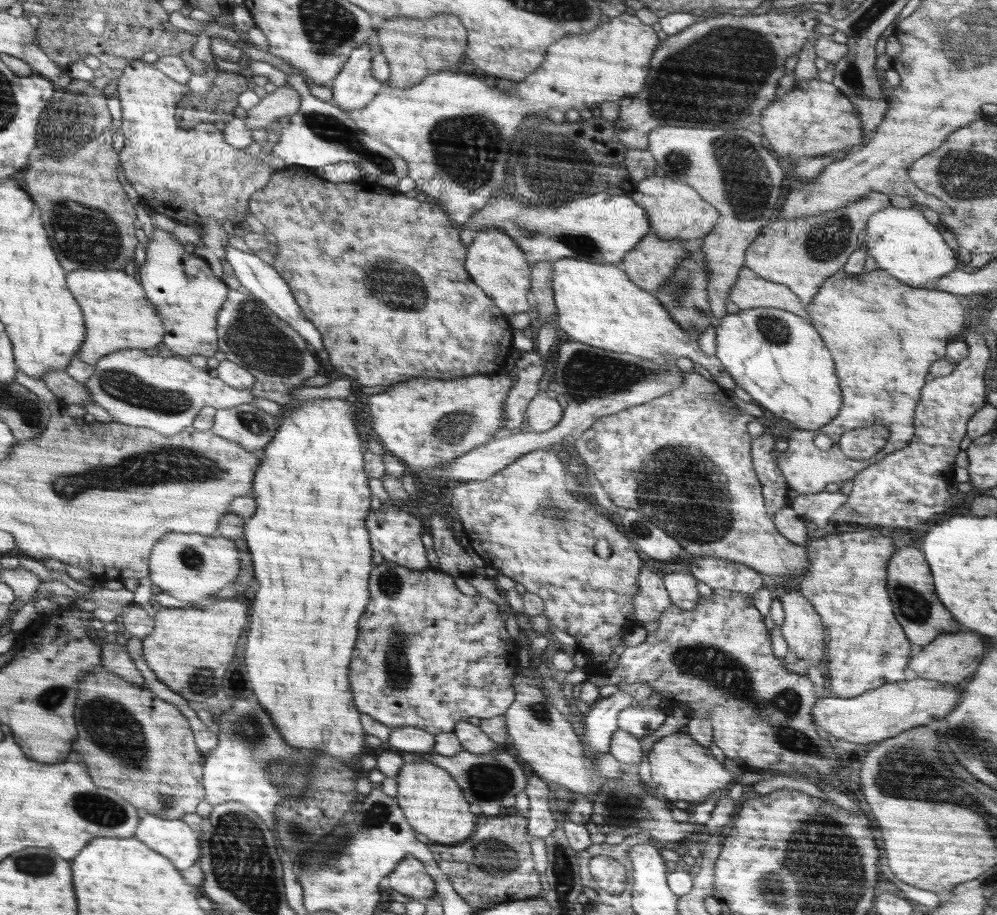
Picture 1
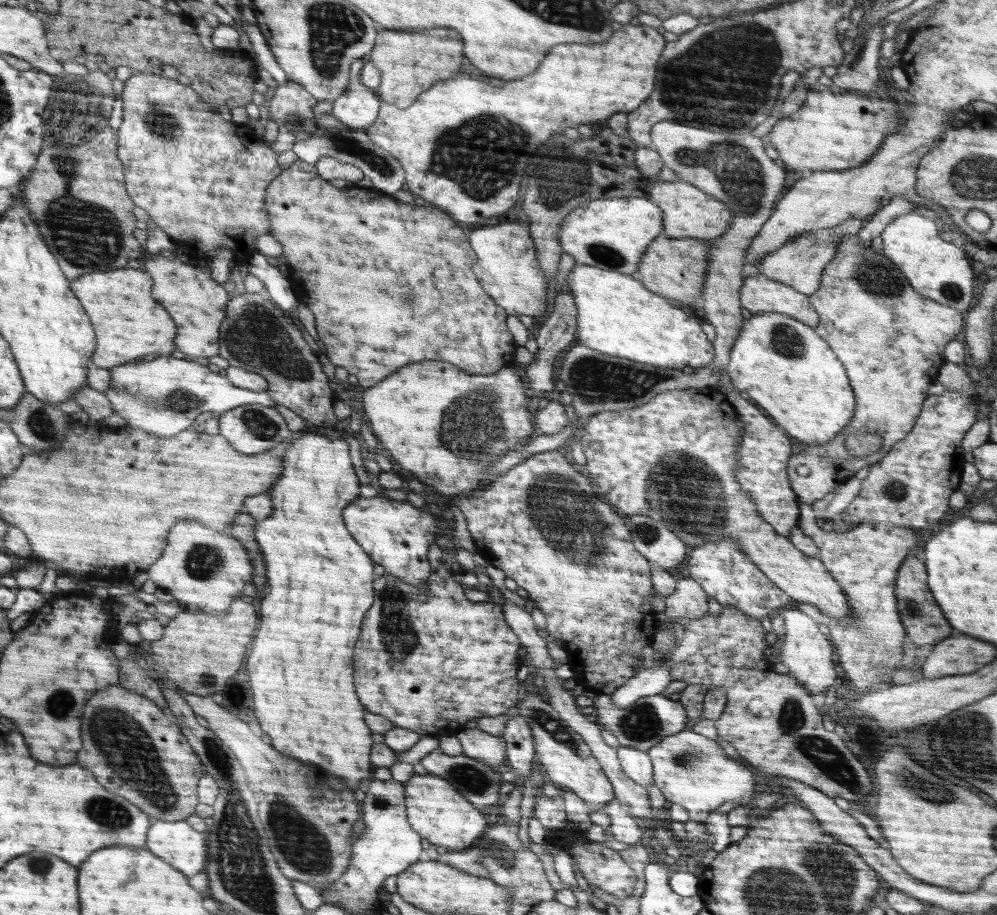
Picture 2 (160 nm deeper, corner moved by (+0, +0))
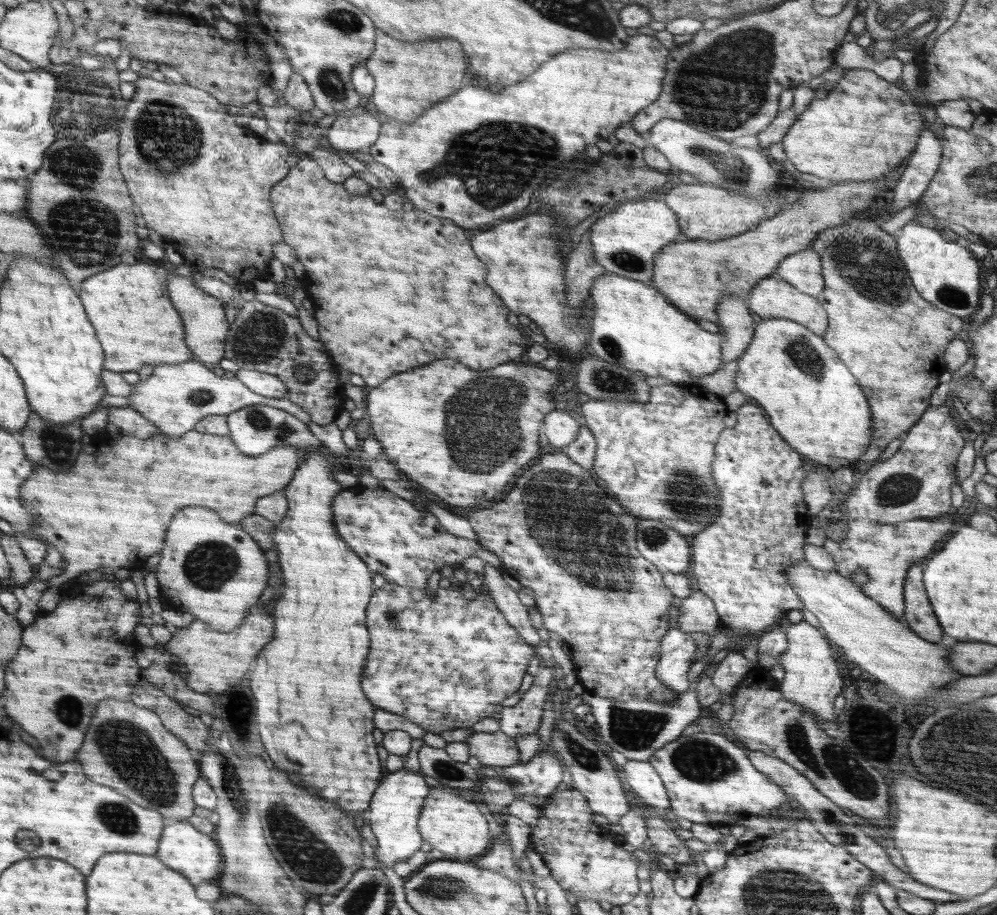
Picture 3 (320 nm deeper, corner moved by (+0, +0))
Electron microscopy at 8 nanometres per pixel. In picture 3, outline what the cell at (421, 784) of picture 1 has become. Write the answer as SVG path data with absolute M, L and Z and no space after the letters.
M430 787L428 797L423 804L418 828L420 828L421 836L426 842L429 842L436 850L442 851L446 859L471 860L478 854L484 854L490 846L488 822L478 812L476 803L461 795L448 792L445 787Z

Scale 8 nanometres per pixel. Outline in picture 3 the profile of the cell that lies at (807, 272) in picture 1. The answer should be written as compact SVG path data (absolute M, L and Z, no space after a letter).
M806 248L786 256L778 265L776 274L799 292L817 298L824 291L821 264L818 253Z

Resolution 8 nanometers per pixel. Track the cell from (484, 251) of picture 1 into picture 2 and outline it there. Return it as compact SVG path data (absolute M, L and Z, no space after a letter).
M528 222L478 228L470 234L470 244L474 244L474 252L478 252L478 276L482 278L482 284L486 284L486 292L490 292L506 312L515 317L526 315L533 318L546 312L546 280L538 266L537 249Z

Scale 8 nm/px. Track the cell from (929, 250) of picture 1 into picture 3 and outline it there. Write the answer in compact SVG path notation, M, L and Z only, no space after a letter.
M915 219L898 230L895 237L898 256L908 268L912 276L910 280L914 282L918 294L950 315L960 316L967 321L971 319L981 304L981 296L978 294L980 266L972 252L960 246L959 242L945 240L938 229L922 226Z

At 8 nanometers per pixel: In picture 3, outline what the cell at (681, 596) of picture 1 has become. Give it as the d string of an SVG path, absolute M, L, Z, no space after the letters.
M693 590L688 598L676 606L676 627L683 633L715 632L720 623L713 600L699 590Z

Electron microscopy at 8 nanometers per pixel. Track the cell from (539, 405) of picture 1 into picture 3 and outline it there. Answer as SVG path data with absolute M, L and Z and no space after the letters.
M558 409L547 415L544 431L552 446L564 450L577 439L580 427L581 425L575 420L575 413Z

